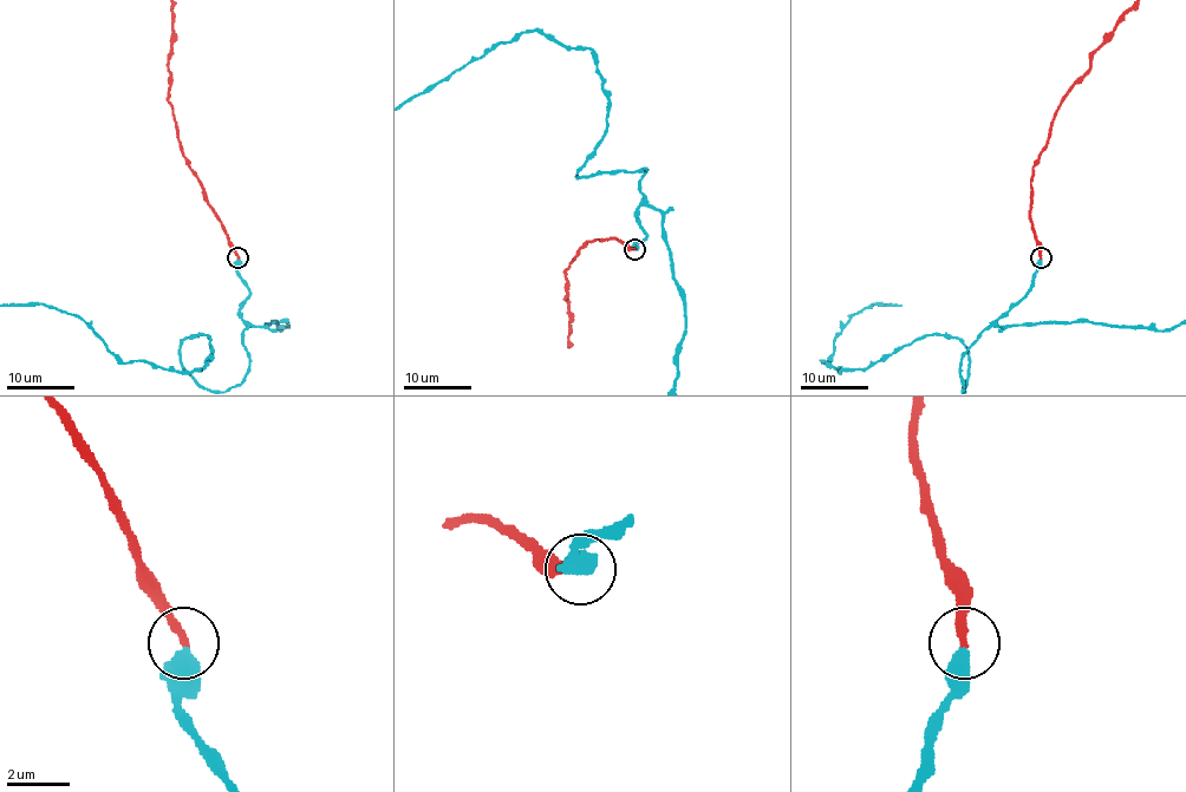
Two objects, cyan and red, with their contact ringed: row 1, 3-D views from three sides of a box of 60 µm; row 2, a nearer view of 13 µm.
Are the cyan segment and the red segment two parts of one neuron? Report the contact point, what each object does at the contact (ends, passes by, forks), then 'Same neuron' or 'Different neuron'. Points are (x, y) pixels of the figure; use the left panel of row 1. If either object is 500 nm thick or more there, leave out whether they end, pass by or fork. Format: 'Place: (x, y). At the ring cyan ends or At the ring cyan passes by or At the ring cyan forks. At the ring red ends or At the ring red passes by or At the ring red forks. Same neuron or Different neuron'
Place: (238, 257). Same neuron

